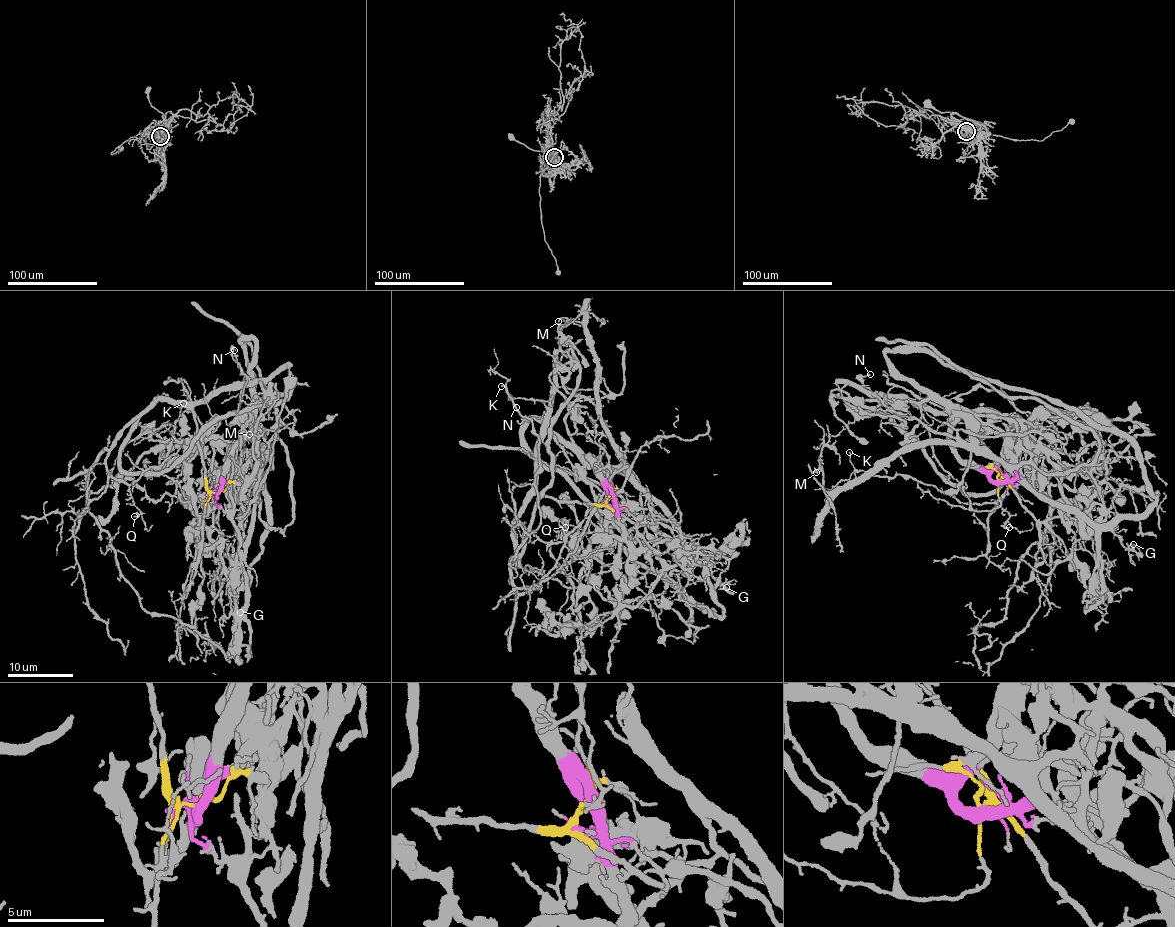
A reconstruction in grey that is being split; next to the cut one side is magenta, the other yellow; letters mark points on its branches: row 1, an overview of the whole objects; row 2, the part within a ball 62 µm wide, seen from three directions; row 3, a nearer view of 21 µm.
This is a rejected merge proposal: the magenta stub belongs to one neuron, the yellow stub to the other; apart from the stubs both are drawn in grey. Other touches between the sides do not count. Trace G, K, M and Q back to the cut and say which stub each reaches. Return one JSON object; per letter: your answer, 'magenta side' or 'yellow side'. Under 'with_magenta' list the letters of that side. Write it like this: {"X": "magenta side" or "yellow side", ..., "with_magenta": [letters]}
{"G": "magenta side", "K": "yellow side", "M": "magenta side", "Q": "yellow side", "with_magenta": ["G", "M"]}

